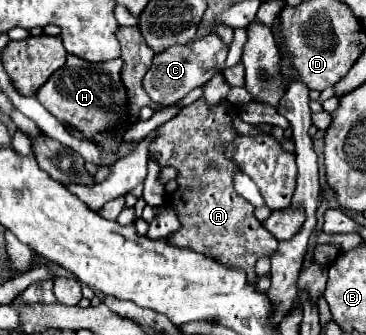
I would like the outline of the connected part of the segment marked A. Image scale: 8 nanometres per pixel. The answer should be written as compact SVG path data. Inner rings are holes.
M200 98L156 130L148 152L160 166L172 166L178 172L178 188L168 194L166 204L176 210L180 228L168 236L168 244L200 252L228 268L244 270L248 282L254 284L258 278L254 270L256 260L262 256L270 258L278 248L278 240L256 220L254 206L234 190L234 174L240 168L224 154L224 144L238 136L232 126L232 120L238 116L240 108L234 104L218 102L208 106Z

